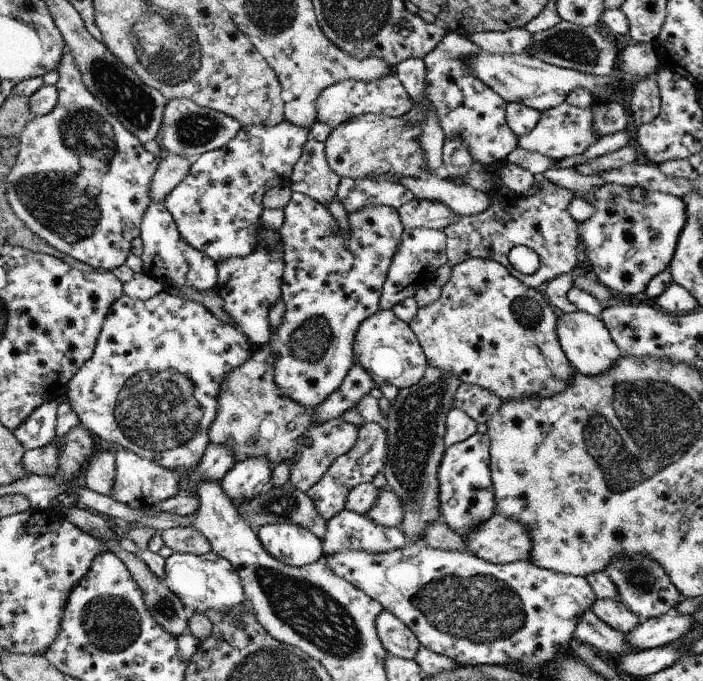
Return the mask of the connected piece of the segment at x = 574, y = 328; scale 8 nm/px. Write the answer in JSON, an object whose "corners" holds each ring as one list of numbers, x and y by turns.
{"corners":[[583,311,564,313,557,318,557,338,564,355,572,368,584,375,598,375,610,369,622,357,618,346,612,341,610,332,598,317]]}

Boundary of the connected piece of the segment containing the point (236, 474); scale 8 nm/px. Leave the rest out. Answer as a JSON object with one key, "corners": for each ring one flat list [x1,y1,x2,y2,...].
{"corners":[[249,457,237,462,237,465,222,478,222,486,227,495,237,506,244,499,251,499,258,495,263,489,270,485,274,464,271,464,266,457]]}

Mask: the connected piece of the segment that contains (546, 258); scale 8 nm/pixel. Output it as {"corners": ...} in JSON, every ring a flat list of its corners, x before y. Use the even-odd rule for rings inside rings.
{"corners":[[473,163,466,174,446,178,447,182,465,185,489,197,489,206,482,213,456,217,443,229,447,239,448,266,480,258,498,262,527,288,536,289,544,282,569,274,581,263,580,242,576,231,578,222,569,216,567,207,574,193,537,177,537,191,532,195,518,195,501,183,502,164],[514,246,528,246,539,257,540,267,535,274,524,275,510,266,508,254]]}

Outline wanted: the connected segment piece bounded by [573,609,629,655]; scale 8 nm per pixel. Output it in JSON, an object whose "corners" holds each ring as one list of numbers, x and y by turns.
{"corners":[[591,609,579,619,573,636,596,651,625,655,629,652,625,634,614,631,609,625,602,623]]}

